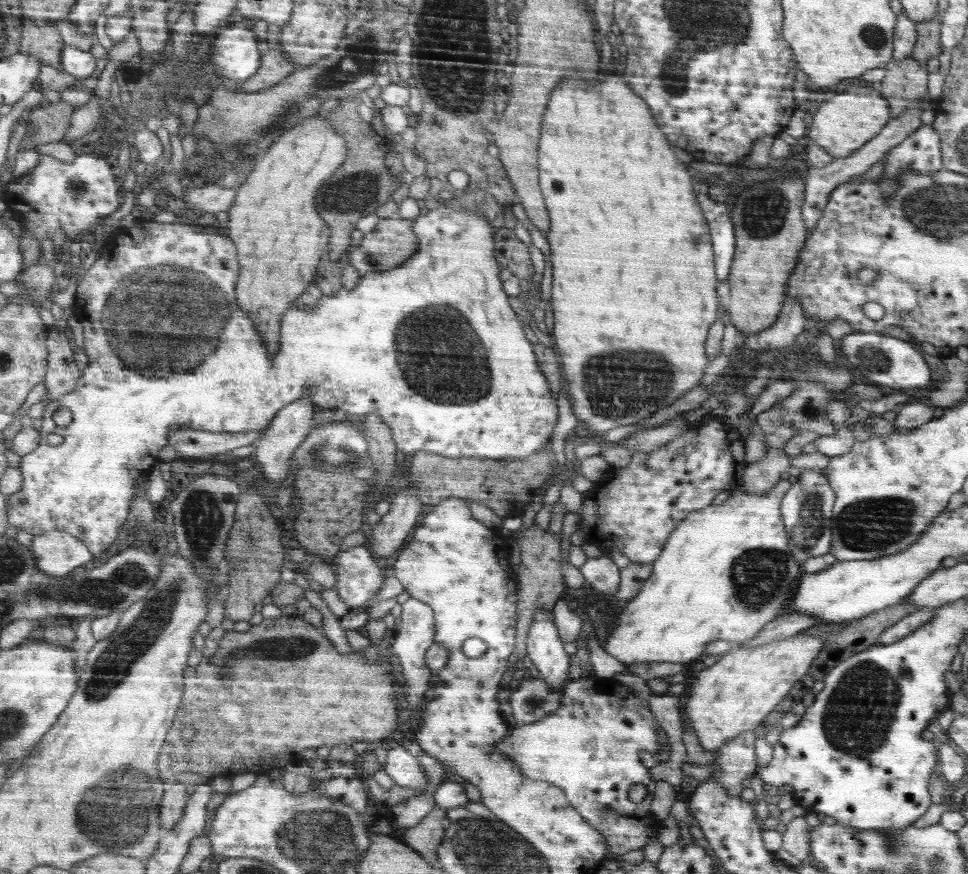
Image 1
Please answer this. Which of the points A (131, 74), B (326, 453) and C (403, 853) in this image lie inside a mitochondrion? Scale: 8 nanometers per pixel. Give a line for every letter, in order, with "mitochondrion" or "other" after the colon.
A: other
B: mitochondrion
C: other

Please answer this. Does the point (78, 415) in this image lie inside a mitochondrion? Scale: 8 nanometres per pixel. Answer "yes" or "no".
no

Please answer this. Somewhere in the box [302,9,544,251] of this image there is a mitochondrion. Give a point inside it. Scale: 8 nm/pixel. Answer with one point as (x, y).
(354, 192)

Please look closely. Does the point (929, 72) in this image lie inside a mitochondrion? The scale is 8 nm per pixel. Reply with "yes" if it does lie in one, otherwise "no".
no

